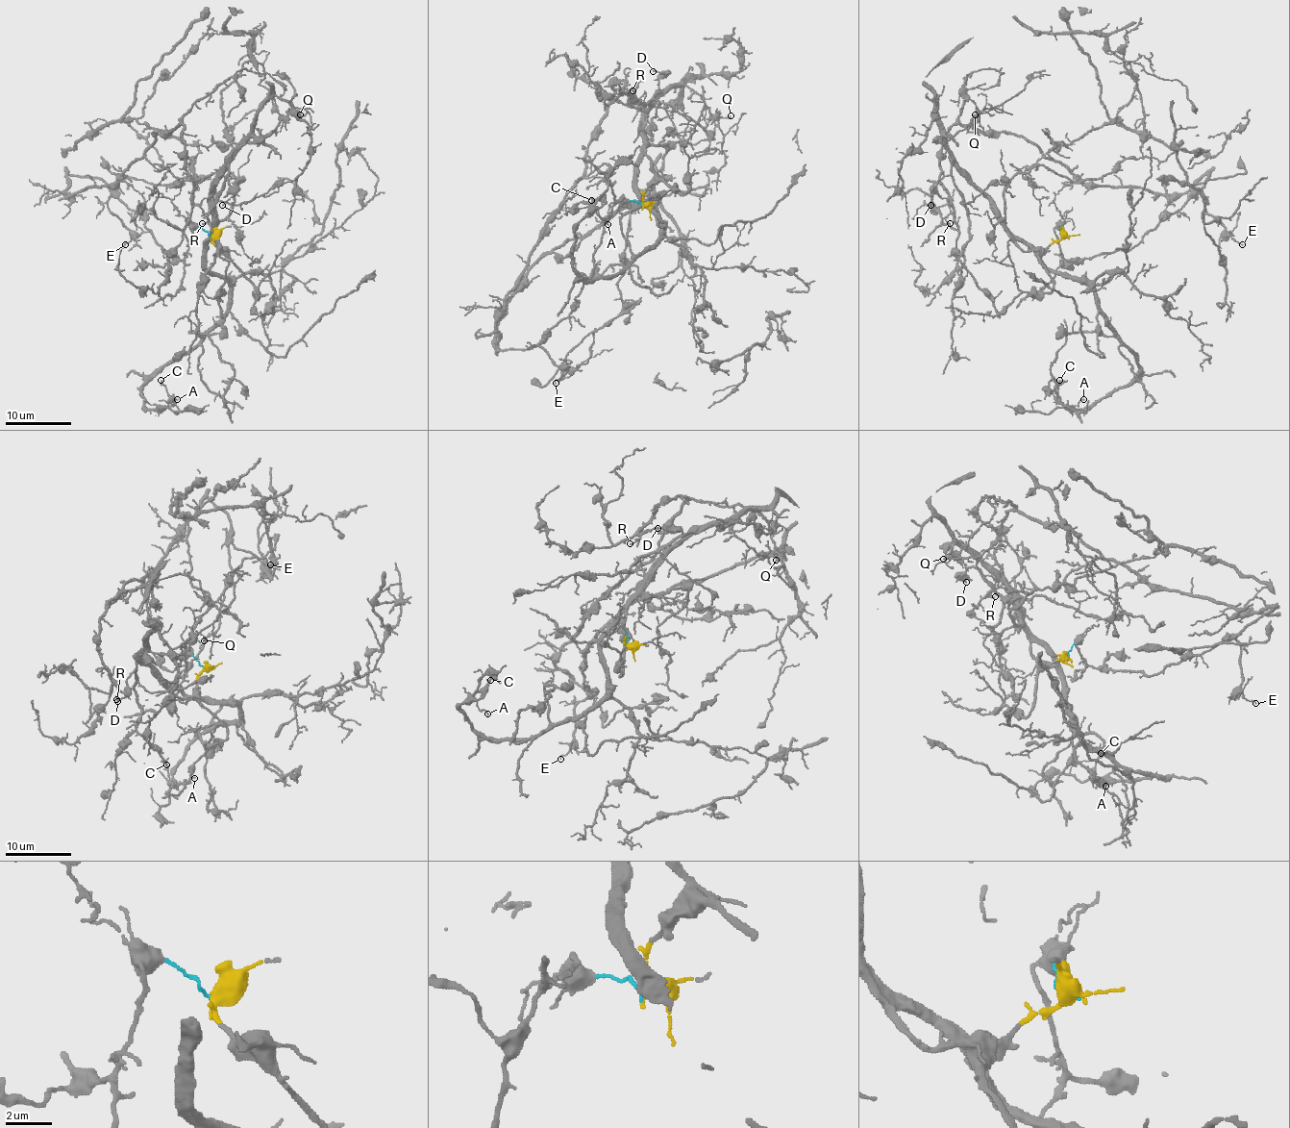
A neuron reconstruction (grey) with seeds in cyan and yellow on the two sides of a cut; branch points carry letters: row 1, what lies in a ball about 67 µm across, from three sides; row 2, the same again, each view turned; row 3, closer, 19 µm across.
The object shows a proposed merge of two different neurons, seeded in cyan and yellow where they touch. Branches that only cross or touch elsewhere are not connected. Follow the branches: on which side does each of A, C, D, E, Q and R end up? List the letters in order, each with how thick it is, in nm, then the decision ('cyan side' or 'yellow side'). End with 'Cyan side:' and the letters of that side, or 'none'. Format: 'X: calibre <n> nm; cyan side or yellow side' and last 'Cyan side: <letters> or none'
A: calibre 110 nm; yellow side
C: calibre 90 nm; yellow side
D: calibre 90 nm; yellow side
E: calibre 90 nm; cyan side
Q: calibre 100 nm; yellow side
R: calibre 100 nm; cyan side
Cyan side: E, R

